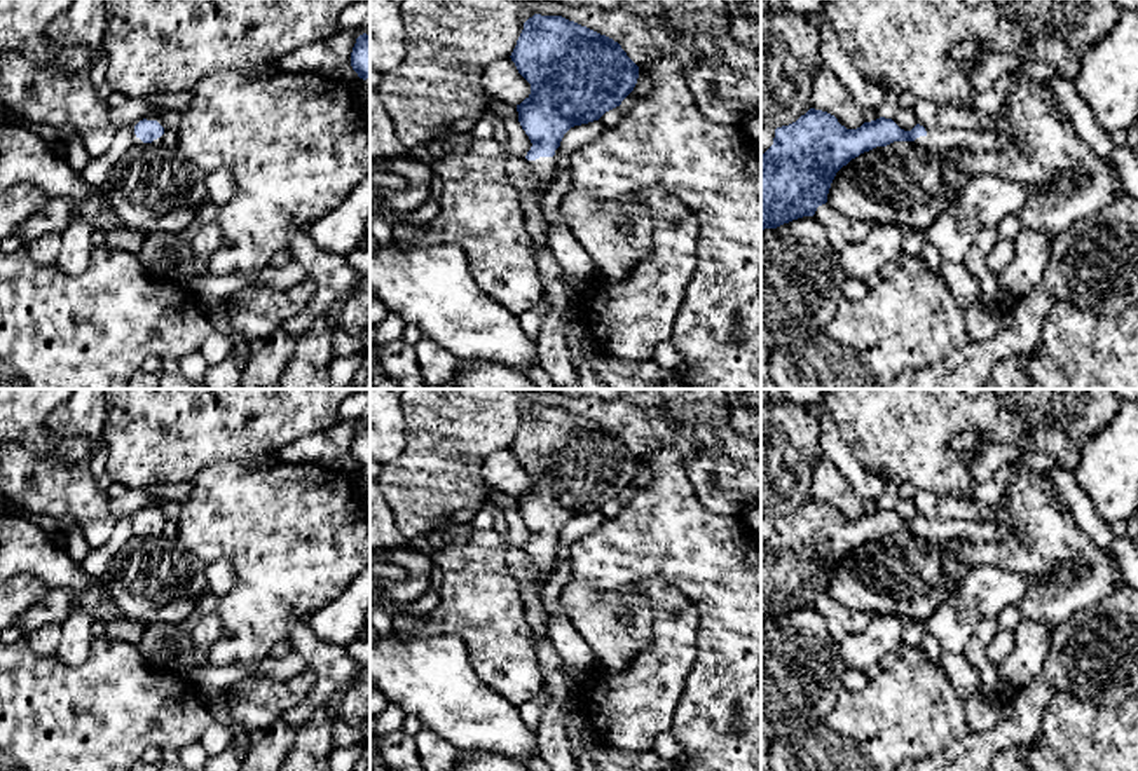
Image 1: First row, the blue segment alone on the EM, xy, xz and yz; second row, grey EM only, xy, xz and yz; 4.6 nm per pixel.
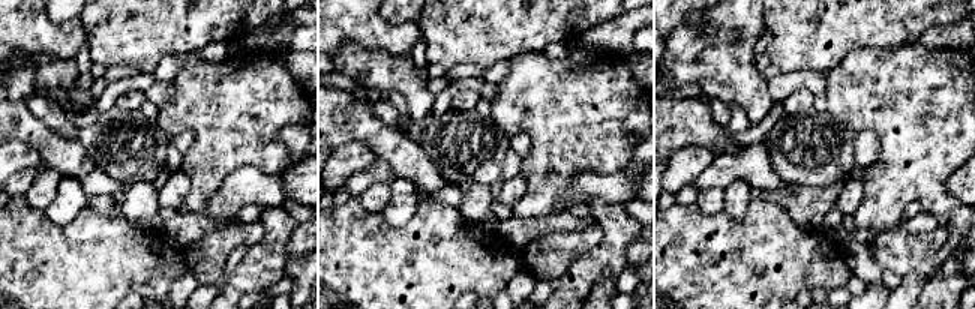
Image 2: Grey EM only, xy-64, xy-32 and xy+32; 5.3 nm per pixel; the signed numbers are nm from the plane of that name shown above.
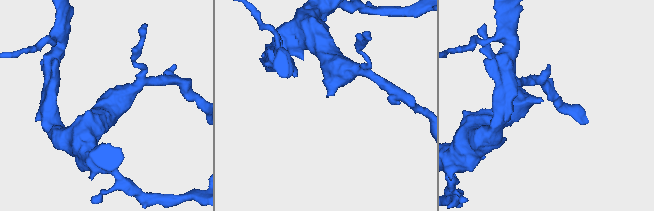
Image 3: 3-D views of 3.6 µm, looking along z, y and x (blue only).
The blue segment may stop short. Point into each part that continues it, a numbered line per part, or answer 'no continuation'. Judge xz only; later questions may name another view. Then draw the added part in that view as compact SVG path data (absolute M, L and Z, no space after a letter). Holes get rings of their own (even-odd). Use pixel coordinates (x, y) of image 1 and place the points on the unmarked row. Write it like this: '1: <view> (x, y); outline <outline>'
1: xz (545, 559); outline M557 544L553 548L539 548L536 551L529 551L531 562L541 570L543 576L552 576L557 569Z

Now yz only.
1: yz (974, 531); outline M925 518L927 525L915 530L915 534L927 541L941 544L956 539L969 542L991 542L1014 536L1014 529L995 522L965 520L965 518Z

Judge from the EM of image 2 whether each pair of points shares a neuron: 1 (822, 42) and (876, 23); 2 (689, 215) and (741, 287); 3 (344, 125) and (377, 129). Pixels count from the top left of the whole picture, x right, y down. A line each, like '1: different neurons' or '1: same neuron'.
1: same neuron
2: same neuron
3: same neuron

